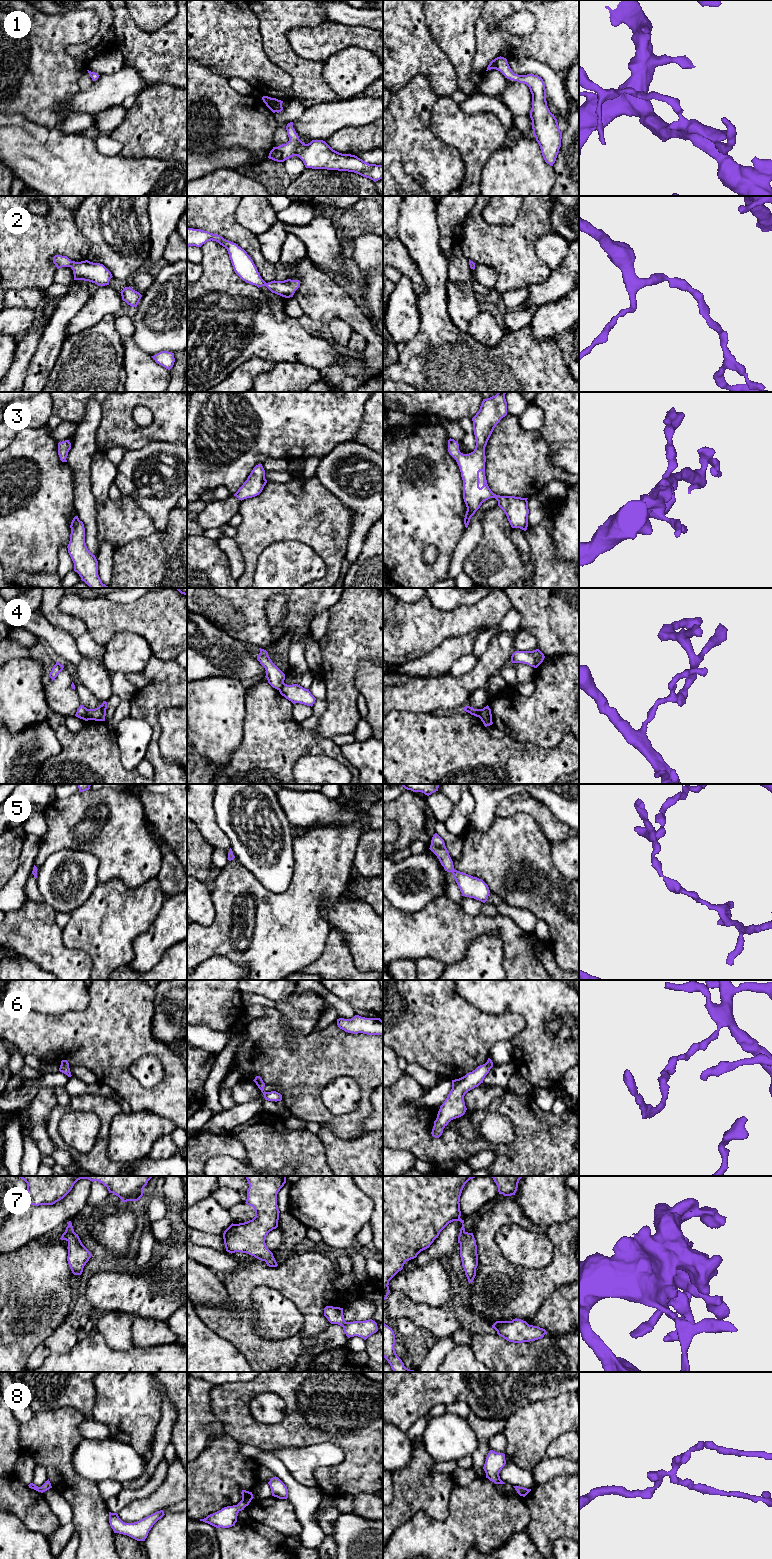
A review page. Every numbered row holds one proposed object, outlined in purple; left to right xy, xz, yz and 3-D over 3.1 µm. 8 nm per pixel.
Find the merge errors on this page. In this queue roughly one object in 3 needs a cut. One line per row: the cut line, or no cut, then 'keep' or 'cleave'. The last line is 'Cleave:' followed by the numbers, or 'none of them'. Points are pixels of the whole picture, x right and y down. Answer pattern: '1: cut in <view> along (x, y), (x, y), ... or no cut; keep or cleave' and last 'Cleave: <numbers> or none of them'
1: no cut; keep
2: no cut; keep
3: no cut; keep
4: cut in xy along (87, 709), (84, 719); cleave
5: no cut; keep
6: no cut; keep
7: no cut; keep
8: no cut; keep
Cleave: 4

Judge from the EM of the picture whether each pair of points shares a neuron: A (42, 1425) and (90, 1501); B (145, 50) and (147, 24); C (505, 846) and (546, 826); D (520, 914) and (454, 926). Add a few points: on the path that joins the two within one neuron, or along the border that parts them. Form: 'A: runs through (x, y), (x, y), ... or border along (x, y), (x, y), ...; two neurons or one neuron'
A: runs through (51, 1444), (58, 1466), (74, 1482); one neuron
B: border along (129, 15), (148, 32), (168, 22); two neurons
C: border along (524, 812), (534, 820), (551, 842); two neurons
D: border along (499, 913), (509, 916), (525, 932); two neurons

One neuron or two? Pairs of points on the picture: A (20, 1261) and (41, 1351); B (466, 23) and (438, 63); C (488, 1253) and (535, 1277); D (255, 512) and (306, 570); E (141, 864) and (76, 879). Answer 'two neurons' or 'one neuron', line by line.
A: two neurons
B: two neurons
C: one neuron
D: two neurons
E: two neurons

